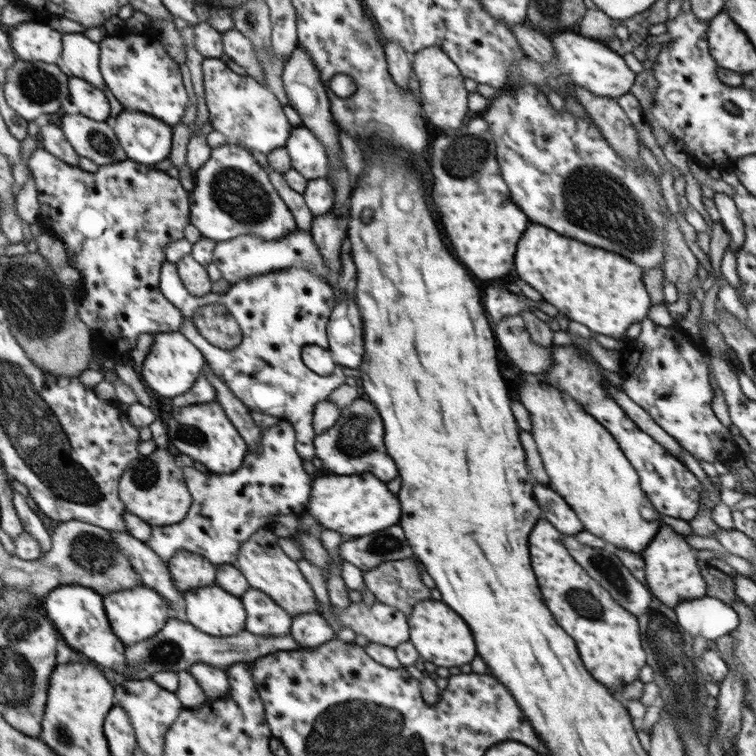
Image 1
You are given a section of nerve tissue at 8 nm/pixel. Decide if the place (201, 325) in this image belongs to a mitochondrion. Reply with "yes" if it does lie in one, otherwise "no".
yes

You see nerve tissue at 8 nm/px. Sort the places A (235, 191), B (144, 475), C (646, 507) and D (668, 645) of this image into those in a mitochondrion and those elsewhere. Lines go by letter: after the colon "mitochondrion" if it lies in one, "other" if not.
A: mitochondrion
B: mitochondrion
C: other
D: mitochondrion

